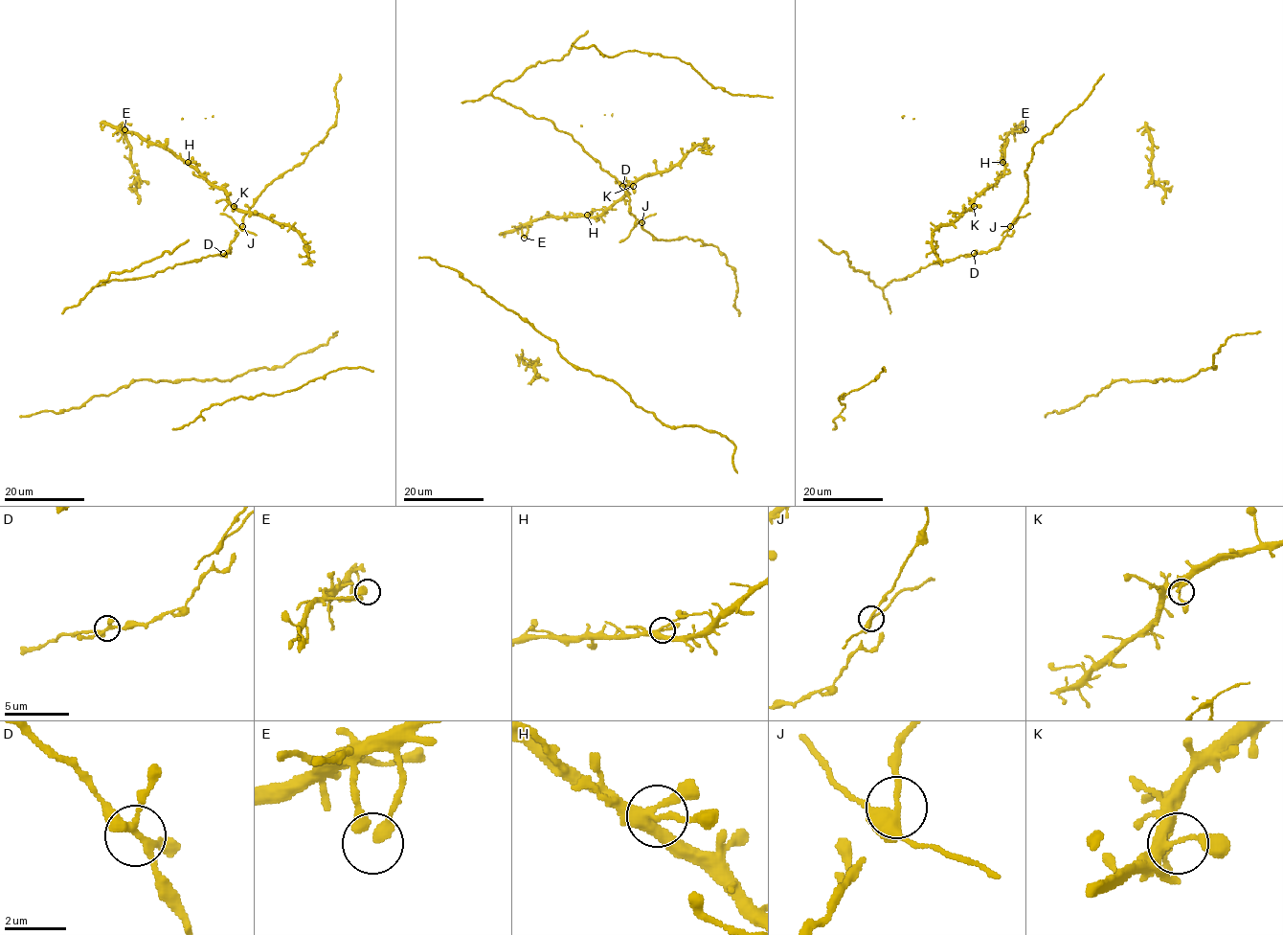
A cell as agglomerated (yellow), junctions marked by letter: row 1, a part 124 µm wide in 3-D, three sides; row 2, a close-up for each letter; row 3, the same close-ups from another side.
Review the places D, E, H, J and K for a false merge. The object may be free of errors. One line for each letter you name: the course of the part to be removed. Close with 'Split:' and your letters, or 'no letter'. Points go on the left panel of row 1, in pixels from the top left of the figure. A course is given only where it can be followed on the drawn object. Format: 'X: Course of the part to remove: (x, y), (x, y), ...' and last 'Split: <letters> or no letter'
J: Course of the part to remove: (242, 226), (220, 213)
Split: J

